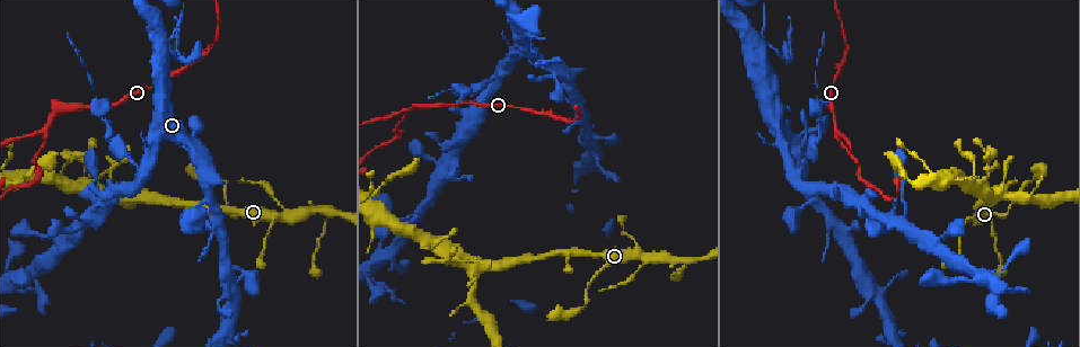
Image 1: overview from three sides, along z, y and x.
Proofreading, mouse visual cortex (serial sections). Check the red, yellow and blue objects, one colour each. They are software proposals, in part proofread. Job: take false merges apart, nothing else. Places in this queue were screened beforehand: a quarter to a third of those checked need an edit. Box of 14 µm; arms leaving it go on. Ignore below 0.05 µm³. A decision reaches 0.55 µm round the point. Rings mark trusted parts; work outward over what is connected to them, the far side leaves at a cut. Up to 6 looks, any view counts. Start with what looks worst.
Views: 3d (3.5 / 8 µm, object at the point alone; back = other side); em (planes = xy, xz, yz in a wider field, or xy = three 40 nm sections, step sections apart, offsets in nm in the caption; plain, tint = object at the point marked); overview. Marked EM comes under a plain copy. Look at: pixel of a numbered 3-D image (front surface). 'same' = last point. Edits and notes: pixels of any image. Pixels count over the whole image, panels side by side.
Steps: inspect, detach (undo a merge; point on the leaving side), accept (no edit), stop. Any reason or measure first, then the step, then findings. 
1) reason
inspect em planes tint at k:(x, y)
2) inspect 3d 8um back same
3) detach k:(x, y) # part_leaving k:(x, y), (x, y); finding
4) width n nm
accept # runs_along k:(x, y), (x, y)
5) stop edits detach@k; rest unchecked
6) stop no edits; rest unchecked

arms part here
inspect 3d 8um at 1:(406, 111)

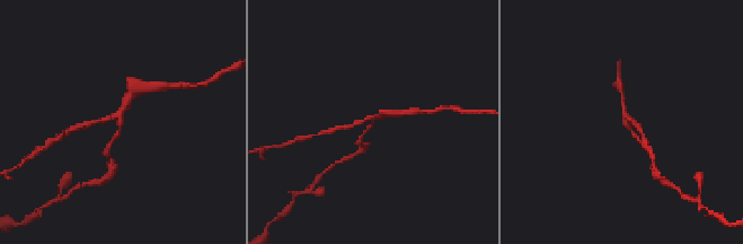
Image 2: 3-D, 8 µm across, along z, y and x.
zoom in
inspect 3d 3.5um at 2:(123, 110)

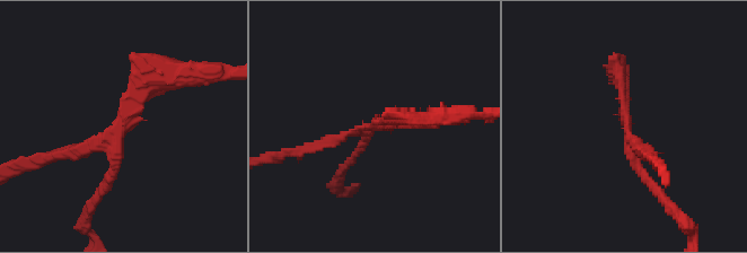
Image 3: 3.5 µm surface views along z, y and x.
arms 3; arm_widths 150, 150, 250 nm; need the tissue
inspect em xy step 5 tint at 3:(627, 128)

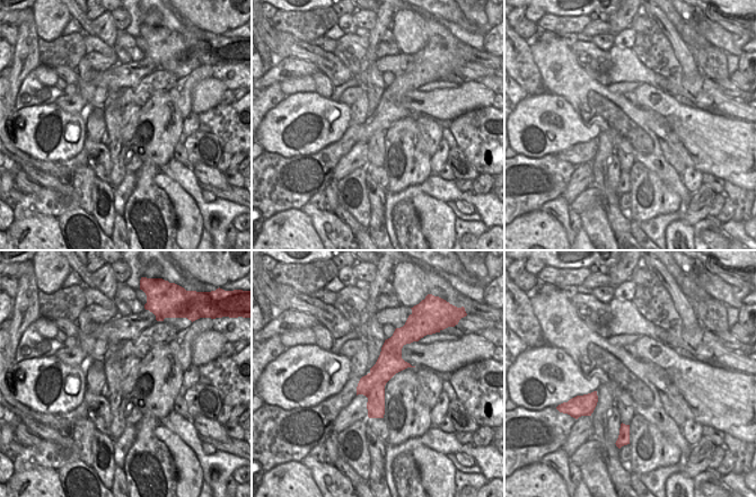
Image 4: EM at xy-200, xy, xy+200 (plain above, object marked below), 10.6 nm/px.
detach 3:(104, 190) # part_leaving 3:(117, 156), (90, 204), (90, 235); a second cell is stuck on

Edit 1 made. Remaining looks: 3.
sharp bend
inspect em xy step 3 tint at 1:(592, 278)

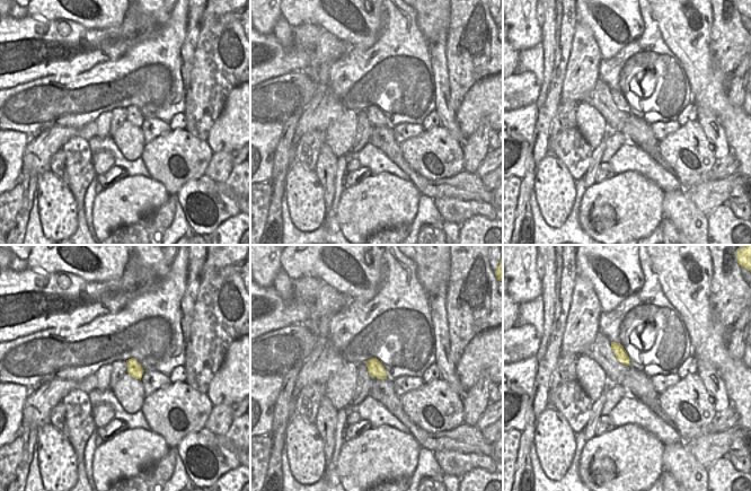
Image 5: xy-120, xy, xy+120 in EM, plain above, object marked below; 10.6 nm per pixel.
inspect 3d 3.5um same

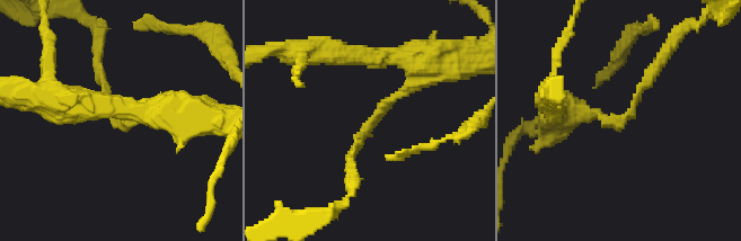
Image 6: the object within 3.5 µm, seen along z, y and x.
arm_widths 150, 250 nm
accept # runs_along 6:(423, 61), (416, 81), (361, 135), (350, 164); one cell here

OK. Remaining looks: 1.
stop edits detach@3; rest unchecked

